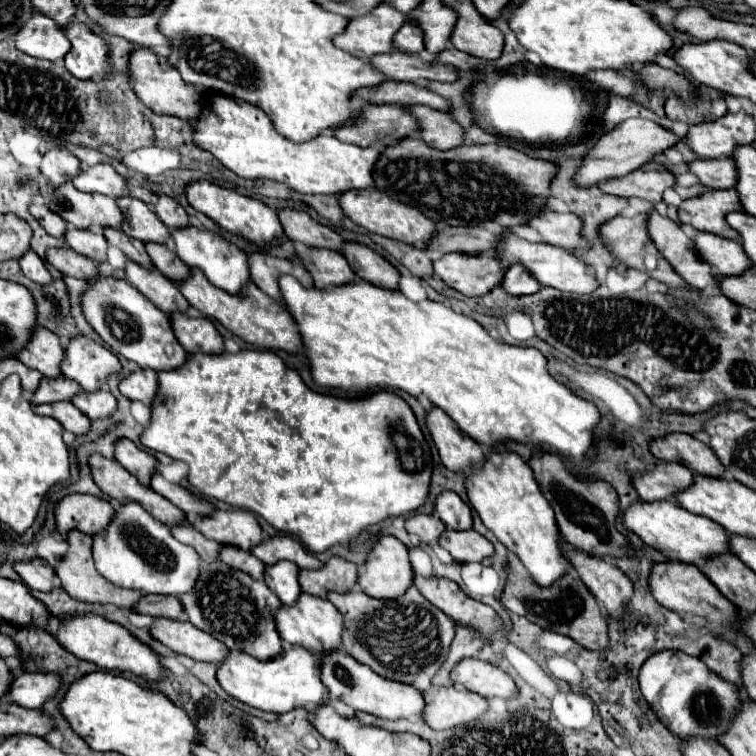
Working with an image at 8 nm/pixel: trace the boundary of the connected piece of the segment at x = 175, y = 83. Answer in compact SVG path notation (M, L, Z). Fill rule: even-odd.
M138 49L130 55L130 71L134 79L134 91L140 97L140 101L150 107L158 115L174 115L178 119L194 121L198 117L198 111L202 111L202 91L194 85L188 85L182 81L178 71L170 67L168 59L150 51L150 49Z

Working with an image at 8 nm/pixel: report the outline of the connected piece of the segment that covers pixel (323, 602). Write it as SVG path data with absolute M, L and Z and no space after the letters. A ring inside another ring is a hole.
M302 593L302 599L298 599L298 603L294 603L294 607L280 605L274 621L276 621L276 631L280 633L282 641L286 641L286 643L300 645L300 647L306 647L306 649L318 651L318 653L342 649L342 639L340 639L342 615L328 599Z

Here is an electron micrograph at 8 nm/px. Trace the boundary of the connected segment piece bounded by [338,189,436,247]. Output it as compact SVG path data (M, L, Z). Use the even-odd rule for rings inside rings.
M348 191L344 195L338 195L340 207L344 209L344 213L358 225L366 227L372 233L408 243L412 247L424 247L430 243L430 239L434 239L436 235L436 223L432 219L428 219L426 215L422 215L418 209L414 207L406 207L406 203L398 203L396 199L390 199L388 195L382 195L382 191Z

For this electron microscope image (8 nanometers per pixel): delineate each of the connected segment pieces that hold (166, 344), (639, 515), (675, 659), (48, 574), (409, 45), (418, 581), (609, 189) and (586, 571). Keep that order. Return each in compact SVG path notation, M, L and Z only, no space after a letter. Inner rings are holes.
M98 277L94 281L88 281L86 291L82 293L82 313L84 313L86 321L90 321L90 327L102 337L102 341L106 345L110 345L110 349L116 355L122 355L128 361L138 363L140 367L148 367L154 371L170 371L170 369L184 365L184 361L186 361L186 351L176 341L168 315L162 313L158 307L154 307L154 303L150 303L150 299L146 299L140 291L136 291L136 287L132 287L124 279ZM108 307L122 307L134 319L136 329L132 329L132 337L128 337L128 341L116 339L112 335L110 327L106 325L106 309Z
M636 501L622 513L622 525L634 535L638 535L648 547L660 551L668 559L682 563L696 563L696 559L708 559L730 549L728 533L724 527L706 517L682 509L674 501Z
M658 651L642 663L638 683L644 699L650 703L658 719L678 737L702 735L718 737L730 727L734 707L738 707L738 689L728 681L712 675L696 657L678 651Z
M32 559L32 561L18 561L14 563L14 571L22 577L24 585L36 591L52 591L56 585L56 573L54 569L42 561L42 559Z
M410 19L404 23L404 27L396 33L394 37L396 49L406 51L406 53L420 53L424 49L422 43L422 31L418 31L418 27L414 27L414 23L410 23Z
M414 575L414 585L418 591L440 611L444 611L452 621L460 625L470 625L484 635L492 635L500 629L502 621L492 607L470 599L454 581L444 577L422 577Z
M650 161L624 177L602 181L598 183L598 187L610 195L618 195L624 199L640 197L656 205L662 201L662 193L674 187L674 183L676 183L676 177L664 165Z
M564 539L562 547L562 557L572 563L592 595L604 603L604 609L610 615L620 617L626 609L626 601L632 597L630 579L618 567L614 567L608 557L588 555Z

